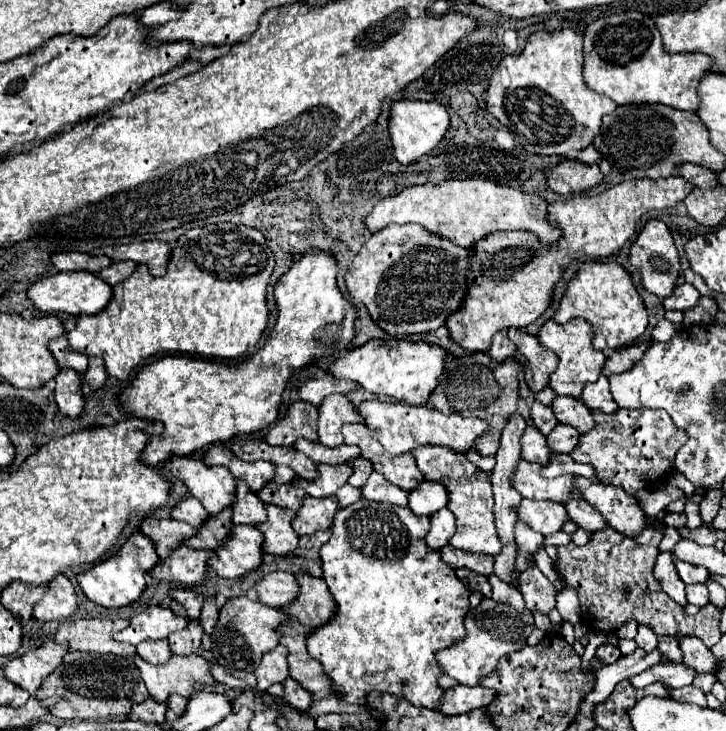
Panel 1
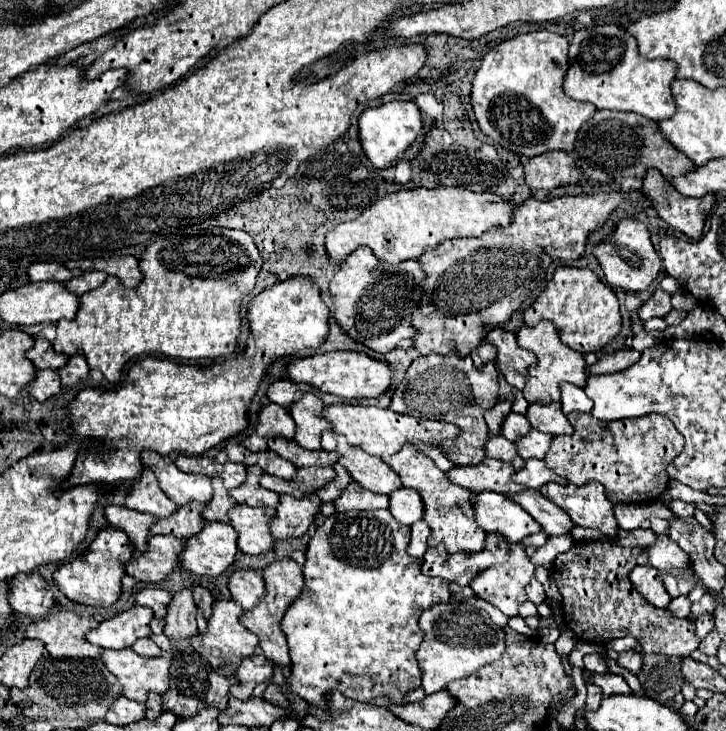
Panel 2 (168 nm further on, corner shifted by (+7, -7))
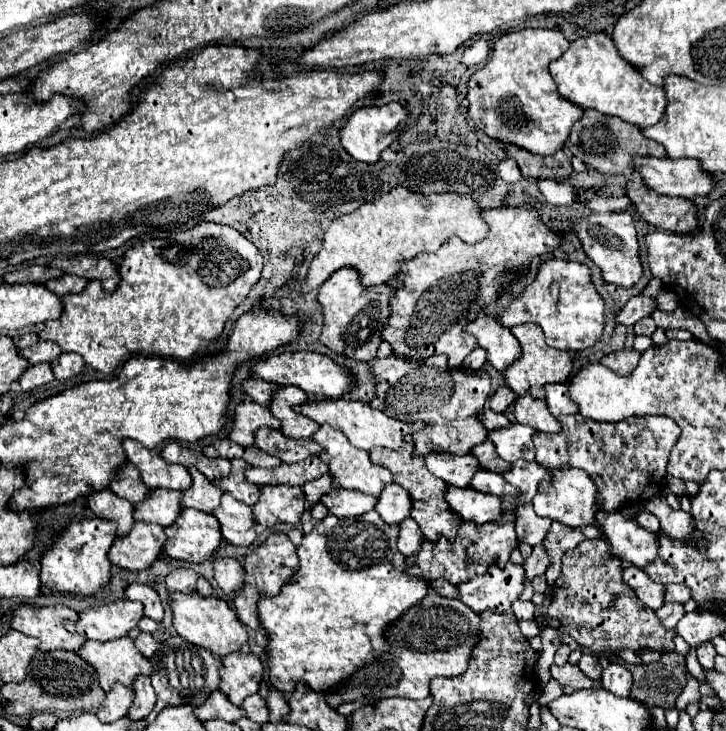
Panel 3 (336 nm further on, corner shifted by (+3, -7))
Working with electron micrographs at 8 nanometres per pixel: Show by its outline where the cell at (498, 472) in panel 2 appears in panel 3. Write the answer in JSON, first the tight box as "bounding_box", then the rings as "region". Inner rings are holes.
{"bounding_box":[425,454,485,488],"region":[[[427,454],[425,456],[429,472],[433,472],[437,478],[445,480],[451,486],[467,488],[471,486],[473,474],[485,470],[477,462],[473,454],[467,456],[451,456],[451,454]]]}

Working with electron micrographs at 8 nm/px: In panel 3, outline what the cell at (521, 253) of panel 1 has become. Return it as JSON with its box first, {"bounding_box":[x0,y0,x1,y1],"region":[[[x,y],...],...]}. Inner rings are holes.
{"bounding_box":[381,204,561,368],"region":[[[523,204],[519,208],[509,208],[509,206],[499,206],[493,210],[483,212],[485,222],[489,226],[489,234],[485,240],[479,244],[467,244],[461,242],[459,238],[449,238],[439,252],[435,254],[417,254],[409,262],[403,264],[403,268],[397,272],[399,278],[399,288],[393,296],[393,316],[389,318],[389,326],[381,332],[383,340],[393,346],[393,354],[407,358],[407,360],[425,360],[433,354],[445,354],[449,358],[449,366],[459,368],[465,360],[465,356],[477,346],[477,340],[465,332],[465,326],[473,322],[479,314],[483,314],[485,308],[491,304],[497,304],[501,294],[515,284],[523,274],[529,272],[531,262],[537,256],[553,254],[561,244],[561,232],[555,230],[553,226],[547,226],[531,204]]]}

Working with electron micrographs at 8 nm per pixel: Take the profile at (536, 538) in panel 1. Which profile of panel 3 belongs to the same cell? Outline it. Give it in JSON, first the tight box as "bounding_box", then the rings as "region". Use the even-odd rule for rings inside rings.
{"bounding_box":[457,562,525,614],"region":[[[507,562],[505,568],[489,566],[487,574],[481,574],[457,588],[461,592],[461,600],[475,612],[495,610],[501,614],[509,610],[525,590],[525,568],[513,562]]]}

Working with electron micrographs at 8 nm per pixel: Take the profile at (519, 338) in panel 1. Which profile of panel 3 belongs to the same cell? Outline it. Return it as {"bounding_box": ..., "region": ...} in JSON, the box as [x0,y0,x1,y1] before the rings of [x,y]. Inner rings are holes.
{"bounding_box":[465,316,521,372],"region":[[[479,316],[475,322],[465,326],[465,332],[477,338],[477,342],[487,350],[487,360],[499,372],[503,372],[521,358],[521,346],[517,338],[495,318]]]}

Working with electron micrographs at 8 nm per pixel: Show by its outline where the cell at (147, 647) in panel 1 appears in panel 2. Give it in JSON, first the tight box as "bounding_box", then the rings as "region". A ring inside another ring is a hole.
{"bounding_box":[133,638,161,656],"region":[[[141,638],[133,644],[133,650],[141,656],[161,656],[161,648],[151,638]]]}

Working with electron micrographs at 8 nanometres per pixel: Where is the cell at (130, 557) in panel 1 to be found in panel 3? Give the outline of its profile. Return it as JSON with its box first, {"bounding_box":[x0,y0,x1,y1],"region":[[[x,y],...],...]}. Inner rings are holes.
{"bounding_box":[41,518,117,596],"region":[[[83,518],[83,520],[73,520],[71,526],[67,526],[57,542],[43,554],[41,558],[41,584],[59,592],[67,594],[81,594],[81,596],[91,596],[97,594],[101,588],[105,588],[111,580],[111,562],[109,562],[109,548],[117,536],[117,524],[103,520],[103,518]]]}

